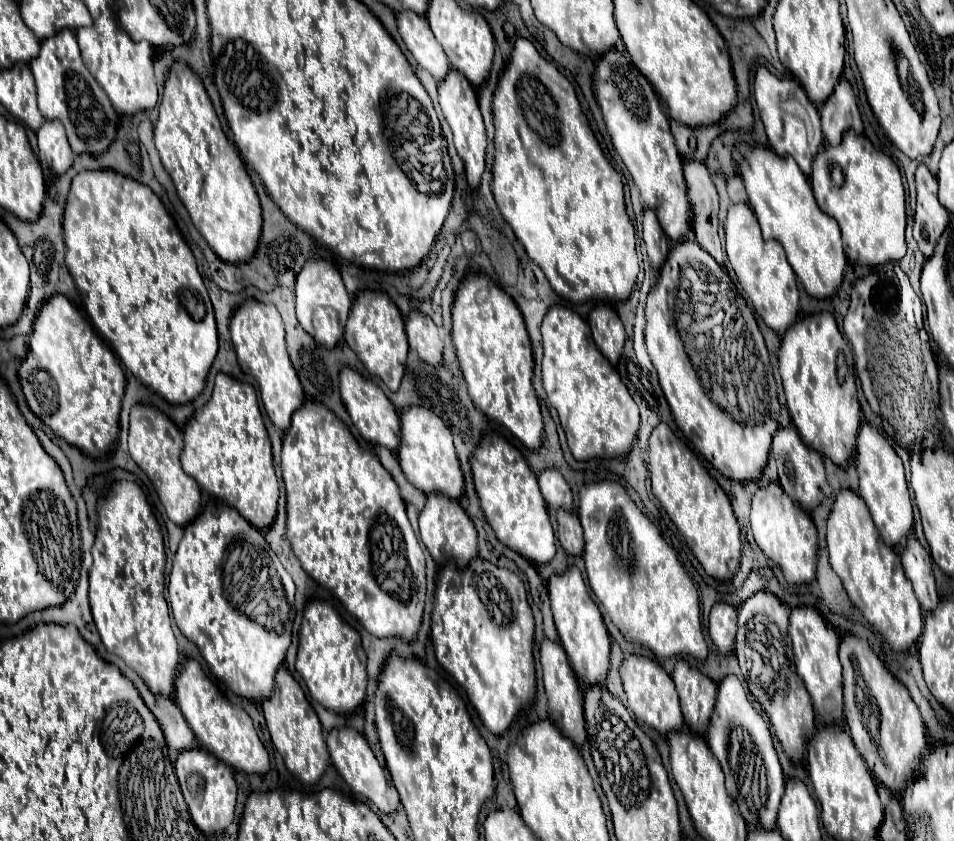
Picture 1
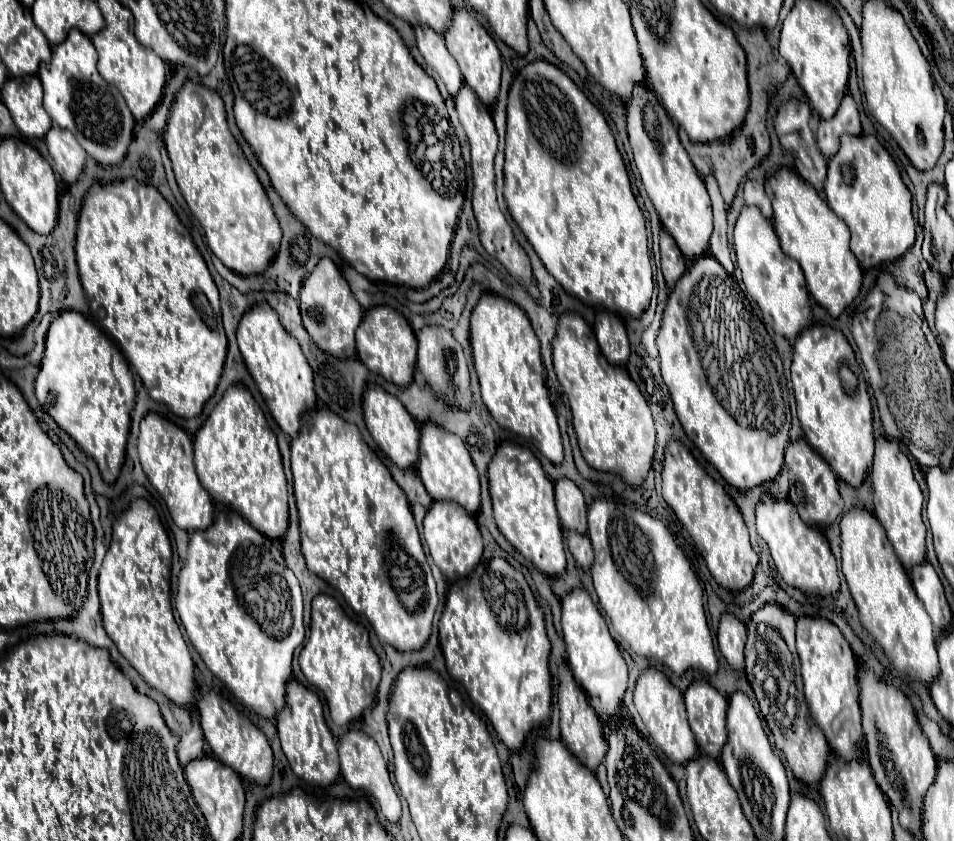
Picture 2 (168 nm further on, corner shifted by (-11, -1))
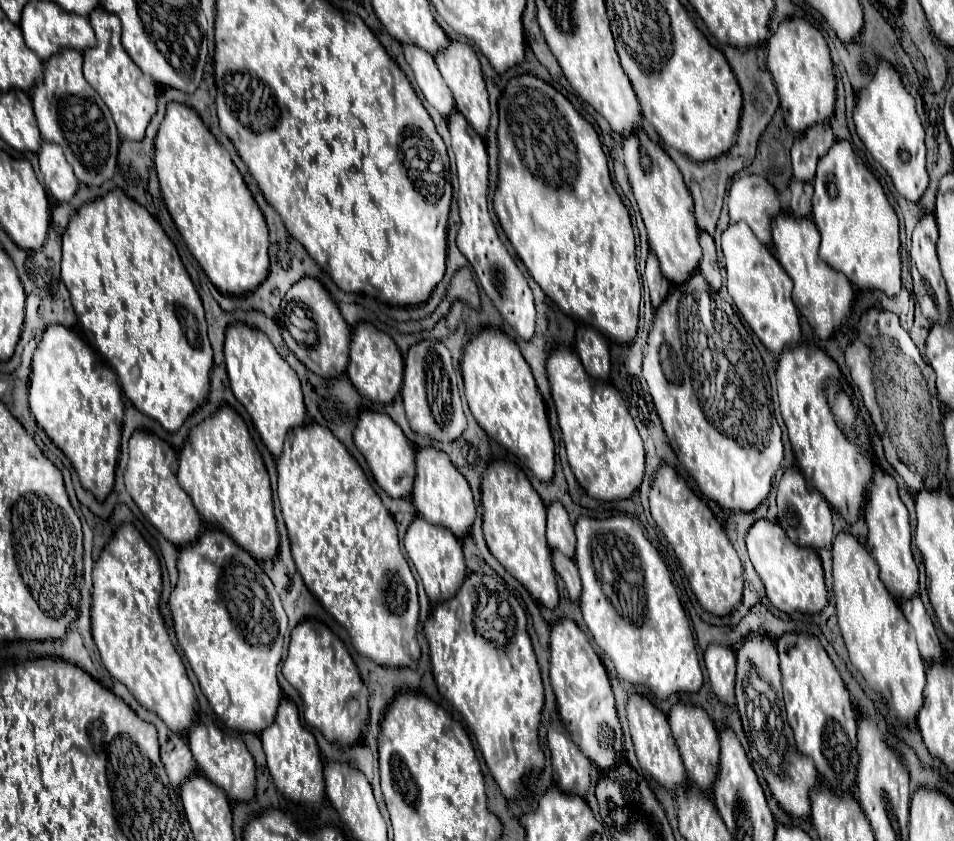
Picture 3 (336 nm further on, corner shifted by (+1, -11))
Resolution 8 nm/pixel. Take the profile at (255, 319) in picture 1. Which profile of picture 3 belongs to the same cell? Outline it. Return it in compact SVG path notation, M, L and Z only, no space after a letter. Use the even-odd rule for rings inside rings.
M232 324L226 330L224 358L226 358L230 388L236 400L250 414L266 448L274 456L280 456L286 432L294 426L302 426L306 420L302 388L300 380L296 378L296 372L284 362L284 358L280 358L272 342L268 342L268 338L260 334L260 330L252 330L244 324Z

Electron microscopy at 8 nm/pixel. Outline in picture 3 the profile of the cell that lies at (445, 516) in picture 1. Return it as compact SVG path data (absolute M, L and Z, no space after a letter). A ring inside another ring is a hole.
M416 516L404 536L404 548L422 580L430 604L444 602L452 598L452 594L456 594L456 590L462 586L466 578L466 564L462 556L462 546L452 532L444 530L444 526L430 524L424 518Z

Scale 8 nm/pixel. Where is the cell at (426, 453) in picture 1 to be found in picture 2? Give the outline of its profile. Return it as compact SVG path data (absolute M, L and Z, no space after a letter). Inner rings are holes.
M424 422L420 426L420 458L416 472L434 500L458 502L468 512L476 512L480 508L480 480L466 444L436 422Z

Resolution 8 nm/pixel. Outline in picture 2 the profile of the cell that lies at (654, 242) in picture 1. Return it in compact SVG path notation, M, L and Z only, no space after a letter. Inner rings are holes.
M660 230L660 256L662 256L662 274L670 288L676 286L676 282L686 272L686 258L682 256L680 248L676 246L674 238L668 236L666 230Z

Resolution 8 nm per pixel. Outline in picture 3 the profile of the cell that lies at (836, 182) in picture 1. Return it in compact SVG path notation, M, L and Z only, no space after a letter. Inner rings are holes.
M836 140L832 150L818 162L818 172L814 178L812 196L812 220L822 236L820 258L836 272L846 274L846 278L860 290L880 290L886 296L896 296L900 292L900 238L898 238L898 216L890 206L882 186L864 166L864 162L854 154L850 142ZM828 176L834 176L836 196L828 194Z

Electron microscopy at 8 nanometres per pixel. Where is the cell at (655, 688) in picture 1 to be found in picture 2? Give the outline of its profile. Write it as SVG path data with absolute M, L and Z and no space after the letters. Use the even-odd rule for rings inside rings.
M646 668L634 688L634 706L640 714L640 718L644 720L652 740L664 750L664 754L672 760L672 762L686 762L692 760L698 754L696 748L696 740L692 736L690 724L688 724L688 716L686 716L686 706L684 706L684 698L682 692L668 680L668 676L664 676L660 670L656 668Z

